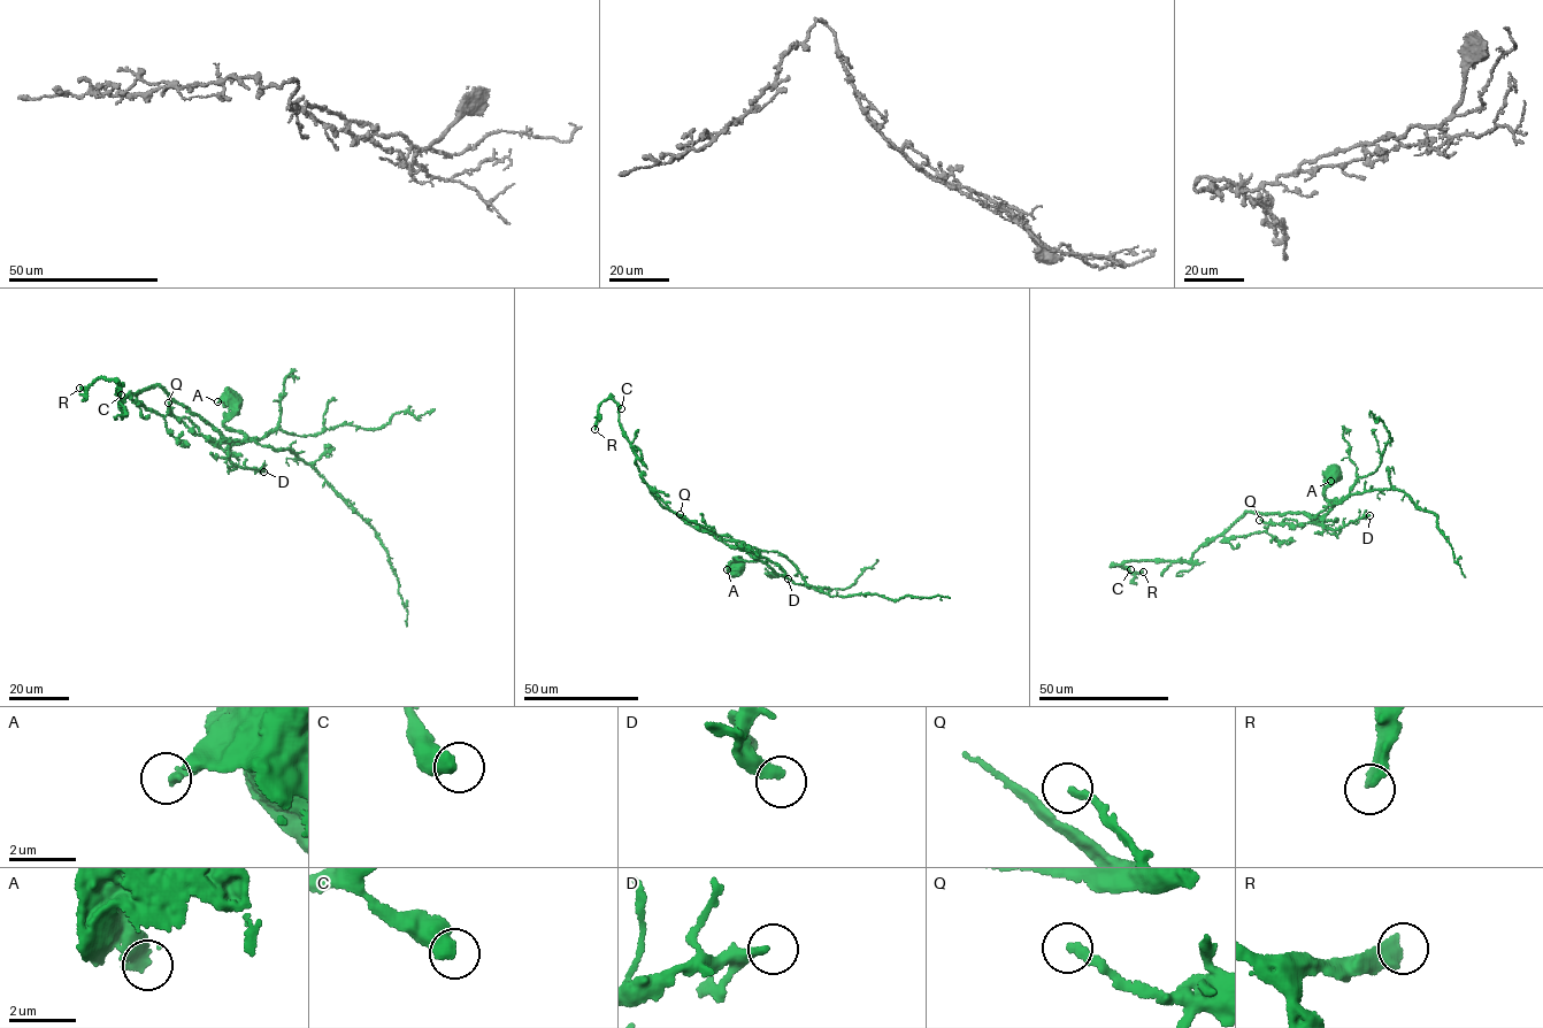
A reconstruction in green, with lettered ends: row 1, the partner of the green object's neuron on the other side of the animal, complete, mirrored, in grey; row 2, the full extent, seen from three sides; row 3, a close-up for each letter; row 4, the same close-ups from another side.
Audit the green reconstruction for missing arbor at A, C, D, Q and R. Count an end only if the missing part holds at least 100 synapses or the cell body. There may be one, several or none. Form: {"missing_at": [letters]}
{"missing_at": ["R"]}

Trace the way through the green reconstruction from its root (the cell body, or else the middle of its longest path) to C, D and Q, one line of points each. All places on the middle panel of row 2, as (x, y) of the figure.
C: (738, 570), (738, 557), (751, 561), (757, 557), (691, 526), (645, 483), (620, 422), (618, 404), (621, 408)
D: (738, 570), (738, 557), (751, 561), (757, 559), (749, 547), (778, 564), (788, 578)
Q: (738, 570), (738, 557), (751, 561), (757, 557), (726, 544), (708, 531), (700, 531), (680, 514)

